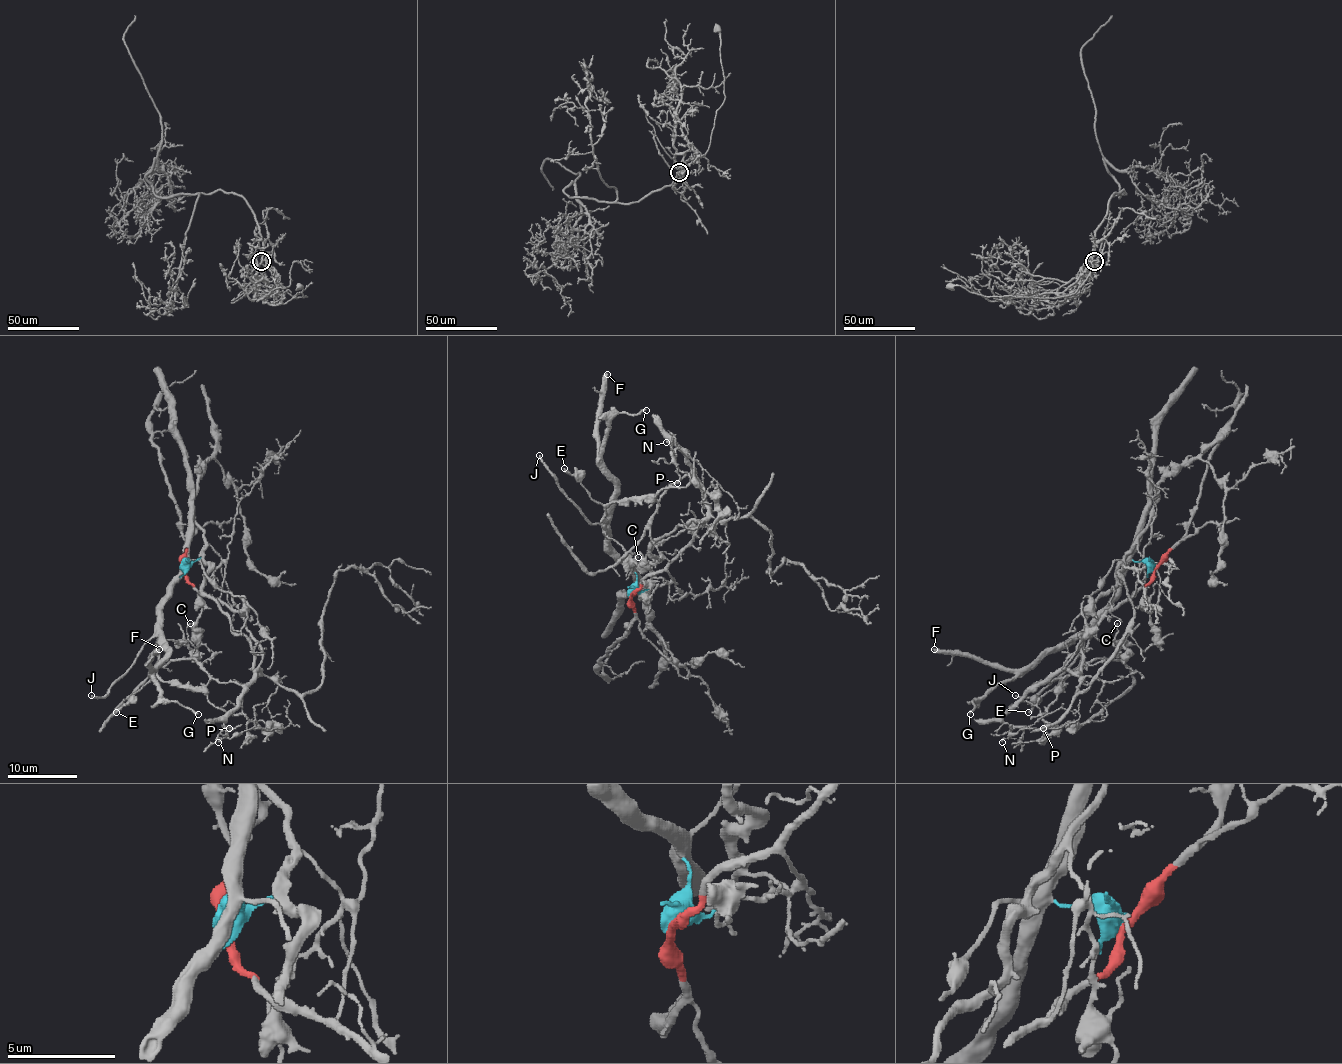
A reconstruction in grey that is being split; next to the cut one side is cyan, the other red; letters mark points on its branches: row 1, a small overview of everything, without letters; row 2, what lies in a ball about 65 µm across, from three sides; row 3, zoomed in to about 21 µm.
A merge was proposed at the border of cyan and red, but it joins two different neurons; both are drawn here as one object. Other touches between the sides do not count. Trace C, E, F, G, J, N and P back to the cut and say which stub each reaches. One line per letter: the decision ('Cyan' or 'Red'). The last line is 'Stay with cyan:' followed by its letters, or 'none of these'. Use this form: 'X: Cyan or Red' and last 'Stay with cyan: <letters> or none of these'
C: Cyan
E: Cyan
F: Cyan
G: Cyan
J: Cyan
N: Red
P: Red
Stay with cyan: C, E, F, G, J

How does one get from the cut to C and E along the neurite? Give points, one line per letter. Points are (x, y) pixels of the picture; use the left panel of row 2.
C: (182, 567), (188, 562), (161, 609), (158, 633), (161, 639), (186, 642), (186, 626), (189, 623)
E: (182, 567), (188, 562), (161, 609), (156, 674), (116, 712)

